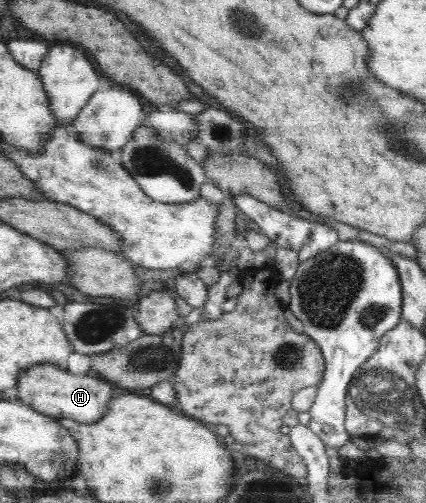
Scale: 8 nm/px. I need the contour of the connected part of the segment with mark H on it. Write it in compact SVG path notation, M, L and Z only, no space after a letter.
M37 364L19 373L16 383L18 401L25 406L42 413L59 418L71 418L79 423L95 423L103 417L113 396L115 385L94 374L77 376L68 369L61 369L55 364Z

